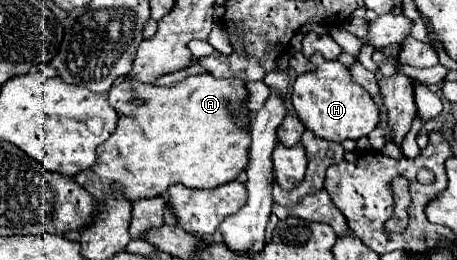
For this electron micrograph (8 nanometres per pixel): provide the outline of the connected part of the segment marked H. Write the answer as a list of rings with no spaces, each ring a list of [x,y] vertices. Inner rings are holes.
[[[313,54],[311,64],[315,70],[297,76],[291,94],[291,102],[305,128],[317,138],[339,144],[343,140],[359,140],[361,136],[367,136],[371,130],[375,130],[379,124],[377,104],[367,90],[351,82],[351,76],[347,76],[347,66],[337,60],[325,60],[321,54]]]

